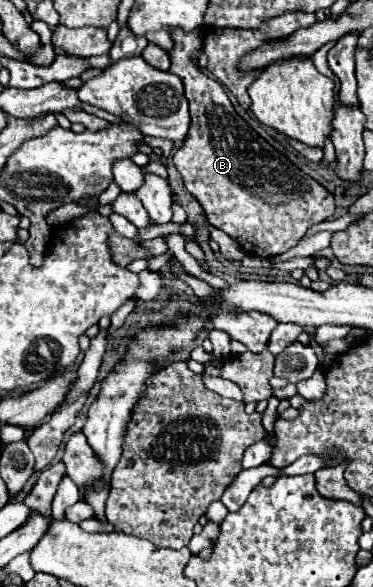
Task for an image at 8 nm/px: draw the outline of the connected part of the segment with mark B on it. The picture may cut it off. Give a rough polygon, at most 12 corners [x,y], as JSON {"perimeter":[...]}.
{"perimeter":[[170,34],[192,116],[174,154],[210,224],[250,256],[290,250],[332,194],[238,116]]}

